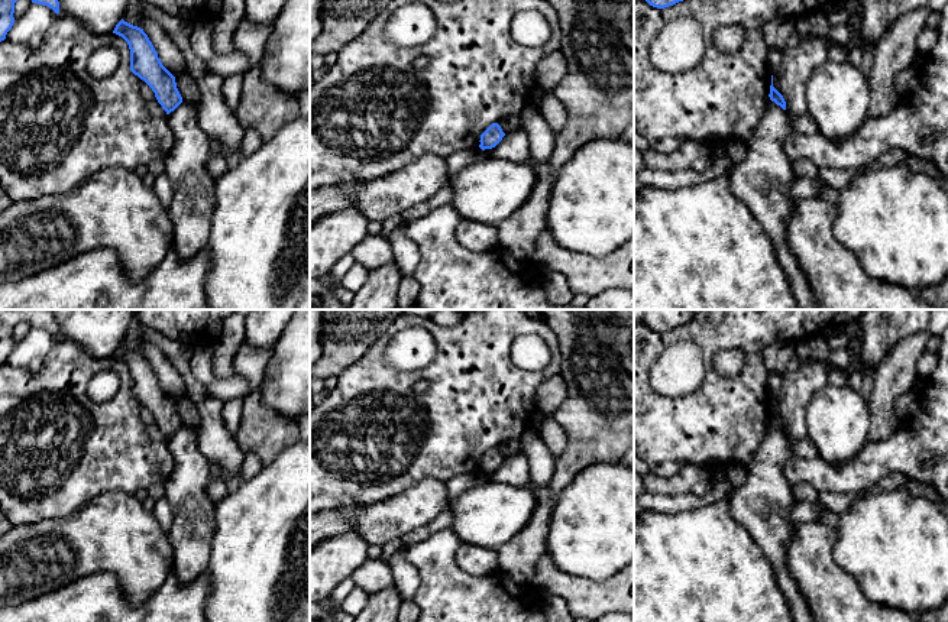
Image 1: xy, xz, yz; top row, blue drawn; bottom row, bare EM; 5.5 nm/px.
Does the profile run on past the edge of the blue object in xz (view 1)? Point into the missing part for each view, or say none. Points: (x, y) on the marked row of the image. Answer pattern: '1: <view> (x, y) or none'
1: none

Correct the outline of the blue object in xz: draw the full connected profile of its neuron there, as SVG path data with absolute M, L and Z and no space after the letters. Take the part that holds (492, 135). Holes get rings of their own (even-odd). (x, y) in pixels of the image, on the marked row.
M492 123L482 135L481 135L481 145L479 148L482 150L495 148L505 133L502 132L501 126L498 123Z

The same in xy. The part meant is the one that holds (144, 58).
M122 19L113 33L122 36L129 45L130 71L152 88L166 114L174 111L182 103L175 77L162 65L143 29Z

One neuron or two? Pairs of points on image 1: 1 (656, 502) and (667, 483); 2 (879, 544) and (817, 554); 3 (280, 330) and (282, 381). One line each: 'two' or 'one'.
1: two
2: two
3: one

